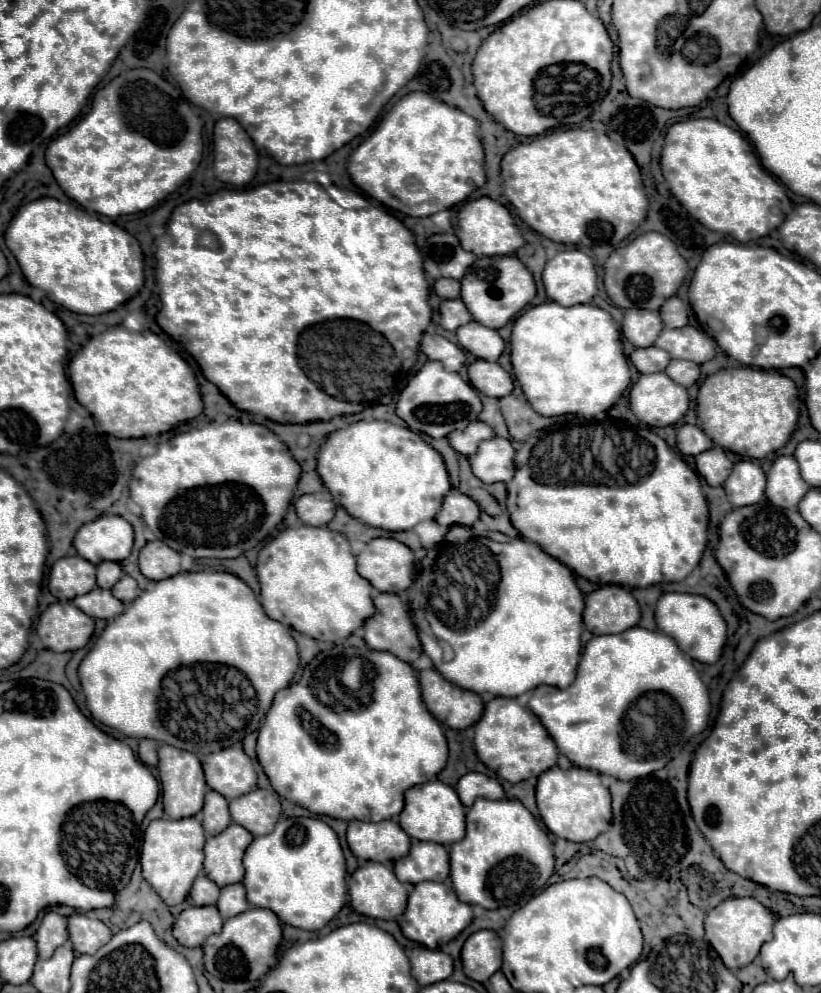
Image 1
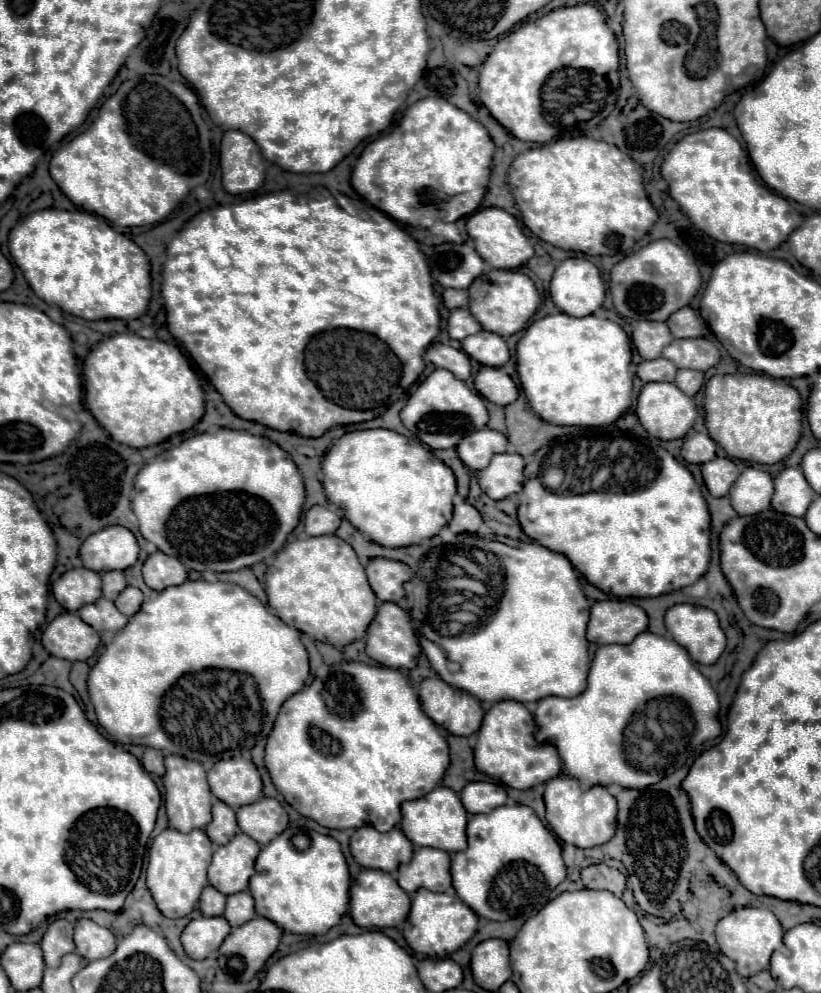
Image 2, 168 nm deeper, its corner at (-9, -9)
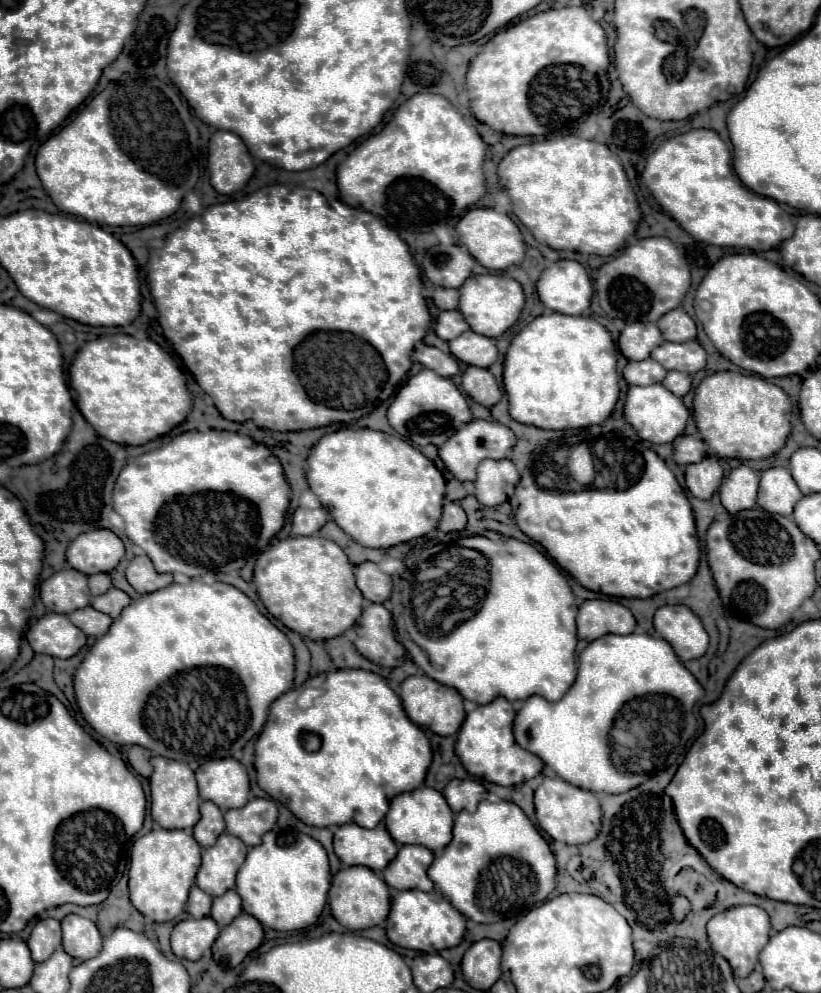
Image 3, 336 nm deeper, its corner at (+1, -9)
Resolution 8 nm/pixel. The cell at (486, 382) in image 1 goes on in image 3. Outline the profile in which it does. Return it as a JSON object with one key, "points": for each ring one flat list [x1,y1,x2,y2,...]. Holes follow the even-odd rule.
{"points":[[469,366,463,374,463,390,479,404,491,408,501,400,501,390,495,376,477,366]]}

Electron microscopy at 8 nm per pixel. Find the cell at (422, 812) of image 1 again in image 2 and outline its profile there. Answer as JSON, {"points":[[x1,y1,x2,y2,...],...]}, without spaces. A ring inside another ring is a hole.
{"points":[[437,786,423,798,403,802,401,814,403,814,401,830,415,846,431,846,445,852,461,852,463,848,467,848,467,836,465,836,467,812,459,796,451,788]]}

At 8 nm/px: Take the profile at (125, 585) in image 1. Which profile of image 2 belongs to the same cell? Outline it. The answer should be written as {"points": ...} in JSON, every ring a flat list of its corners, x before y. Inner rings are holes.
{"points":[[127,586,115,600,115,606,119,612,123,612,125,616,133,616,139,606,143,602,143,592,139,588,133,588,133,586]]}

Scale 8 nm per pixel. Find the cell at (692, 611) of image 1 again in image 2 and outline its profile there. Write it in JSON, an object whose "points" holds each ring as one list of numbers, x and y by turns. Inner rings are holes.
{"points":[[675,604,665,612,665,626,671,632,671,638,687,648,689,656,697,664,715,664,721,652,725,650,725,632,719,626,717,614,703,606,693,604]]}

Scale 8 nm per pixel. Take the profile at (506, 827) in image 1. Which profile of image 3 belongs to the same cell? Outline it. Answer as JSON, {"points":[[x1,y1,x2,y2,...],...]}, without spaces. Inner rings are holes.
{"points":[[483,800,475,814,459,812,453,826,453,840,437,856,429,868,429,878,445,894,445,898,467,918,475,922,499,922,505,918,521,918,539,906,555,888,555,856,547,840,537,832,525,812,513,802,491,804]]}

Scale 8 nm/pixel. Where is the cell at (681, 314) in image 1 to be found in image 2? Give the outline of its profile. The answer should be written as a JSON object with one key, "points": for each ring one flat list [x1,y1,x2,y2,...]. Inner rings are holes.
{"points":[[689,306,675,312,667,320,667,326,671,328,671,334,675,338,699,338,701,336,701,318]]}

